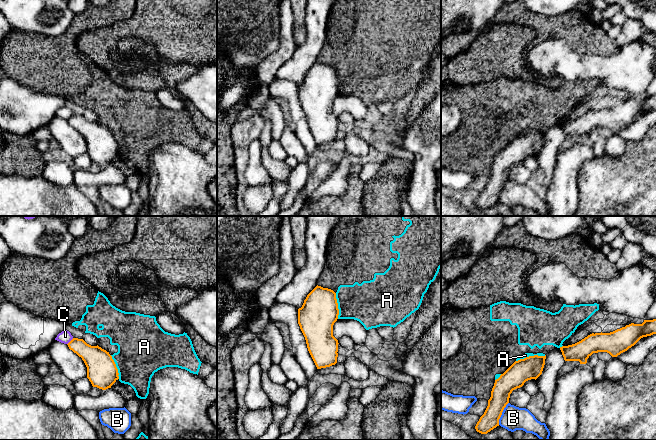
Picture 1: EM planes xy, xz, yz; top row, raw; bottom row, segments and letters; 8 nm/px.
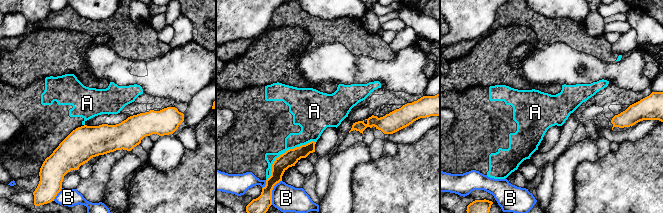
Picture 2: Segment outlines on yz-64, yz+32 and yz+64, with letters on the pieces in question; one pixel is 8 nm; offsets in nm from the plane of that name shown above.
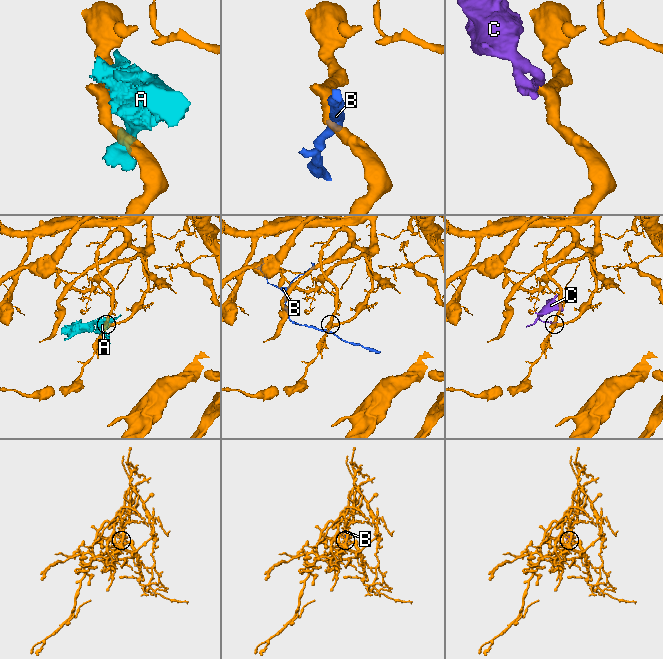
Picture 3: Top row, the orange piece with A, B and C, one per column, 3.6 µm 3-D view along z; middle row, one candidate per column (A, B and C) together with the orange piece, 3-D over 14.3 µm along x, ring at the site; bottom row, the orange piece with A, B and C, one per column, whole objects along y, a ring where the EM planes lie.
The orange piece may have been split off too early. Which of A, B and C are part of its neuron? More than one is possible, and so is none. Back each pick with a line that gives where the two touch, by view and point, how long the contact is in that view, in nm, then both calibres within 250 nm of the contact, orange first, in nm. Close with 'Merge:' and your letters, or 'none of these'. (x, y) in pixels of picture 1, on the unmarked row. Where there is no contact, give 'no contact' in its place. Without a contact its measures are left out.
Merge: none of these

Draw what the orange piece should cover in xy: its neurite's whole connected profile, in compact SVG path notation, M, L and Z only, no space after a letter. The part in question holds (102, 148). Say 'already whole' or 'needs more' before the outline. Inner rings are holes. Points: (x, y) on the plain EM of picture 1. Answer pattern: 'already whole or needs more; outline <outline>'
already whole; outline M73 114L67 121L84 137L87 143L87 154L93 163L106 166L119 155L116 140L106 126L98 121L91 122L78 114Z

